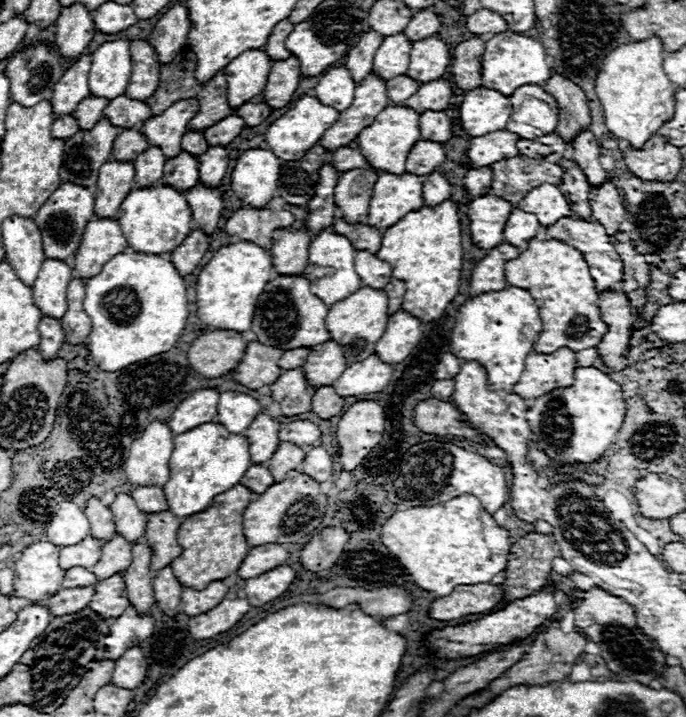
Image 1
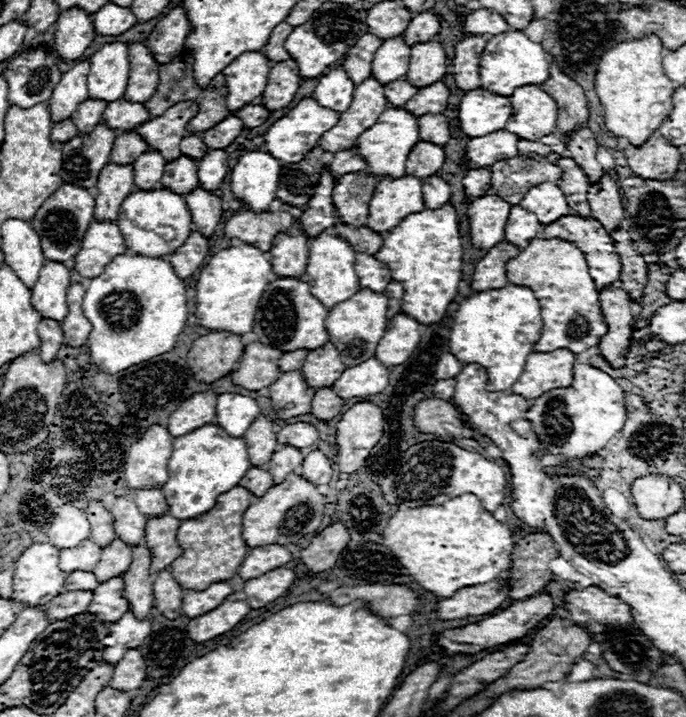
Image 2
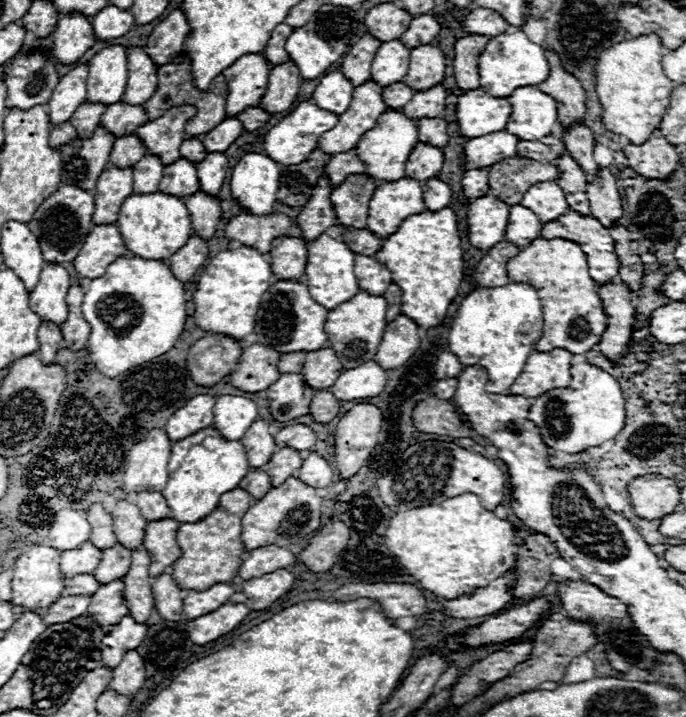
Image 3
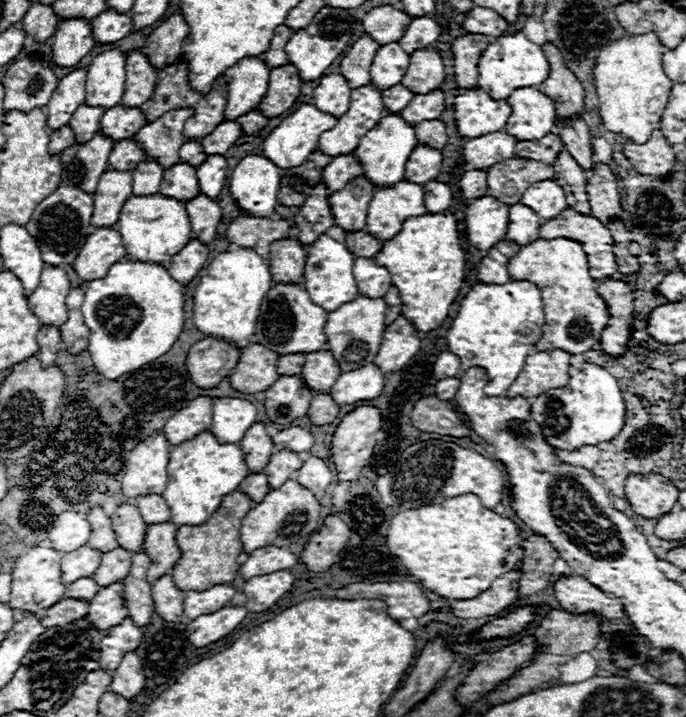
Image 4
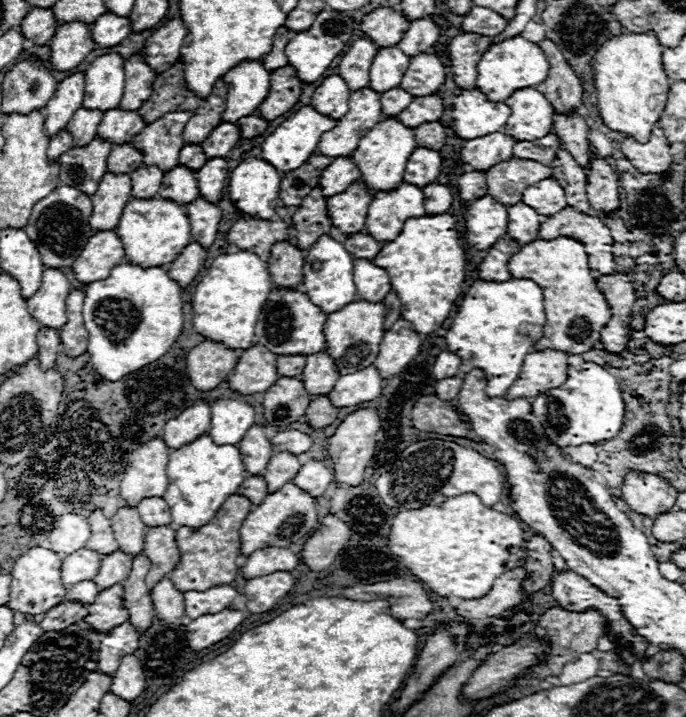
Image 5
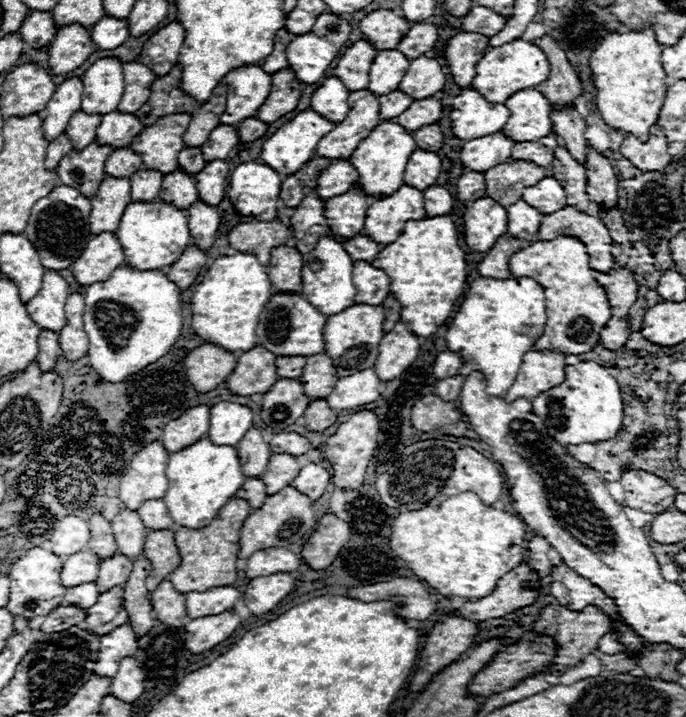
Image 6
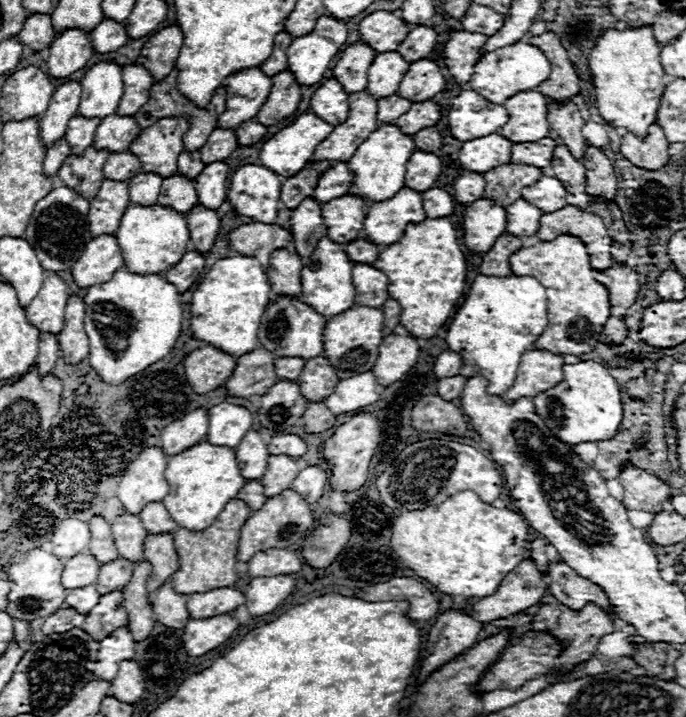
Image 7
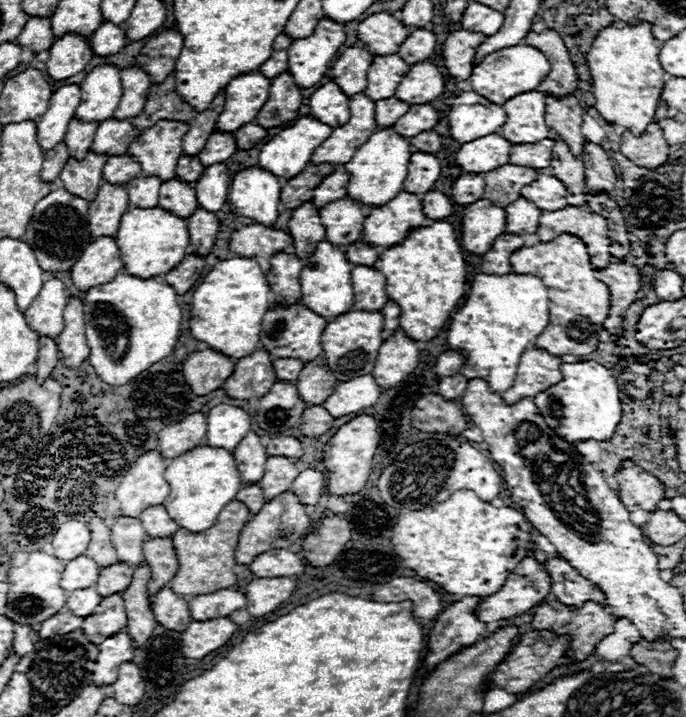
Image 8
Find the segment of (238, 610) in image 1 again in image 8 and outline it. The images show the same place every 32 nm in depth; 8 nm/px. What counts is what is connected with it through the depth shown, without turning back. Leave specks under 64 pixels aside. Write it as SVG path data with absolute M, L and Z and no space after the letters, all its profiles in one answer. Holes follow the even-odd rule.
M216 618L208 622L190 622L188 630L182 634L182 654L186 658L202 660L212 650L224 646L234 634L236 626L230 618Z

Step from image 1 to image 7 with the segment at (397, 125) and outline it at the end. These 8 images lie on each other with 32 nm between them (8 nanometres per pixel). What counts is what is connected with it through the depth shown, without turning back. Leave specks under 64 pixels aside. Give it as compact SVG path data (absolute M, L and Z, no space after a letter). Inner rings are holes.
M384 124L378 126L364 144L354 152L352 160L348 162L348 168L354 172L354 182L350 184L350 194L360 196L362 200L370 202L384 202L398 194L398 190L404 186L404 176L406 176L406 162L414 152L414 144L410 136L404 136L398 132L396 124Z

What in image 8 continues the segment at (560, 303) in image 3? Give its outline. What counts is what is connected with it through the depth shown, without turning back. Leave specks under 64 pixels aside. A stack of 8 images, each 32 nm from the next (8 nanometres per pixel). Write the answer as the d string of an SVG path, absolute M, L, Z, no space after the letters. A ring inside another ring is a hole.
M560 234L550 242L536 246L522 246L510 256L510 264L516 272L530 272L544 280L550 296L550 322L548 328L536 338L536 348L562 356L584 356L598 348L602 324L610 310L608 286L594 276L594 266L586 252L586 244L572 234Z

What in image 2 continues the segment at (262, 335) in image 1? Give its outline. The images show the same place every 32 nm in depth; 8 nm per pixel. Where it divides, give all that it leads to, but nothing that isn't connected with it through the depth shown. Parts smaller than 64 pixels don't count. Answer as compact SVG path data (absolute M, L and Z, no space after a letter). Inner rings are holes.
M278 278L272 284L268 284L264 296L260 298L254 332L260 344L272 346L282 352L314 350L328 342L328 332L324 328L326 316L328 316L328 308L322 306L310 294L310 288L306 282L302 282L300 278Z

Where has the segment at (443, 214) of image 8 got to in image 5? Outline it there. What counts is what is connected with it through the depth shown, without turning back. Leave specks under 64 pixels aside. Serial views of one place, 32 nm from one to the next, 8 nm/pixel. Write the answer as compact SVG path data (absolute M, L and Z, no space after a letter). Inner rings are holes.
M428 184L424 190L424 208L428 214L444 214L452 206L452 194L442 184Z

